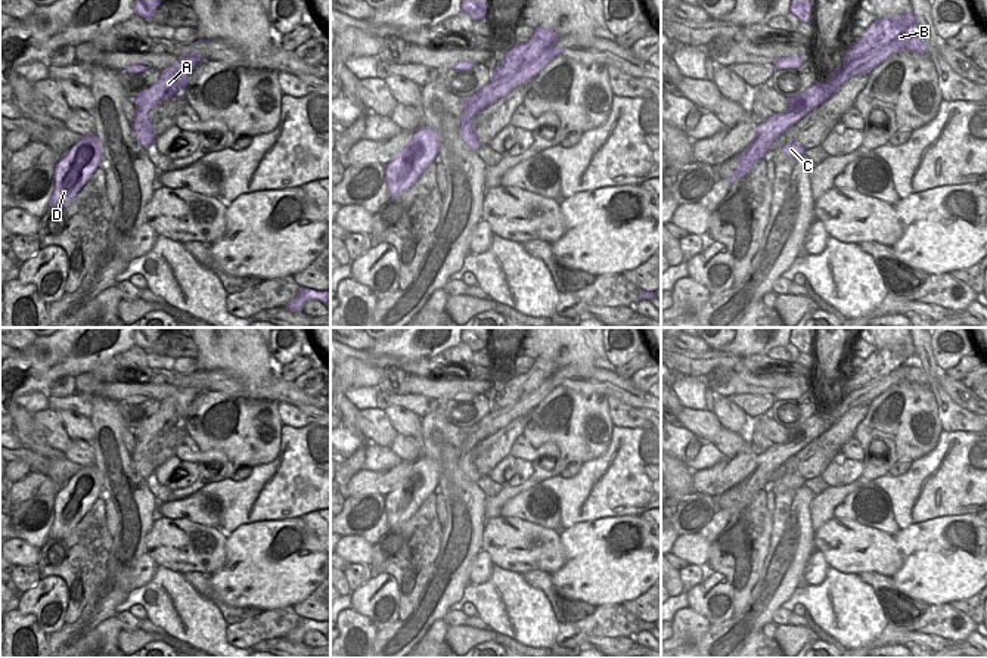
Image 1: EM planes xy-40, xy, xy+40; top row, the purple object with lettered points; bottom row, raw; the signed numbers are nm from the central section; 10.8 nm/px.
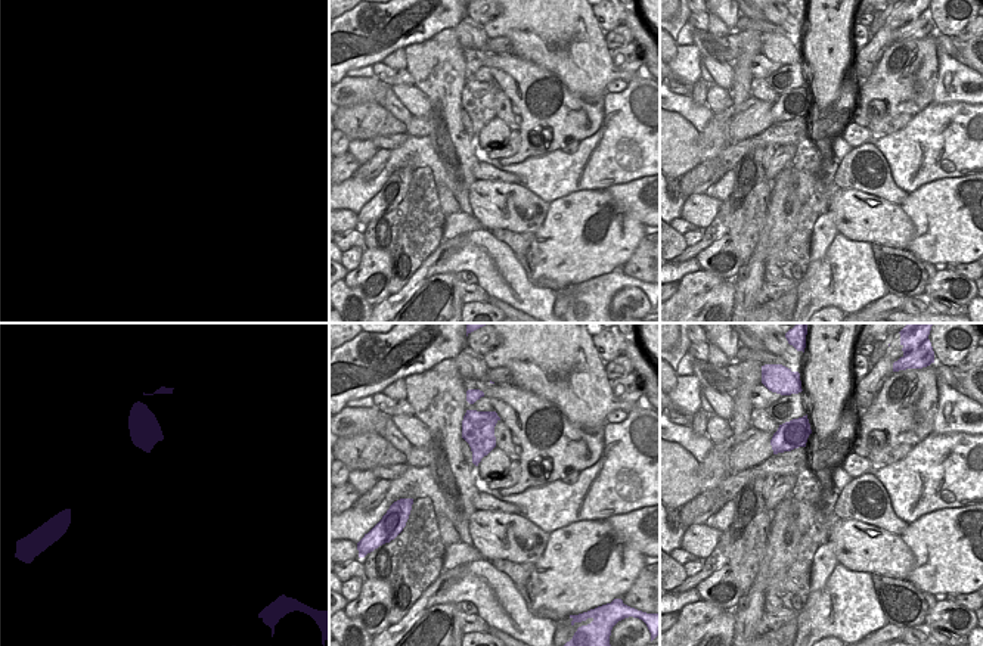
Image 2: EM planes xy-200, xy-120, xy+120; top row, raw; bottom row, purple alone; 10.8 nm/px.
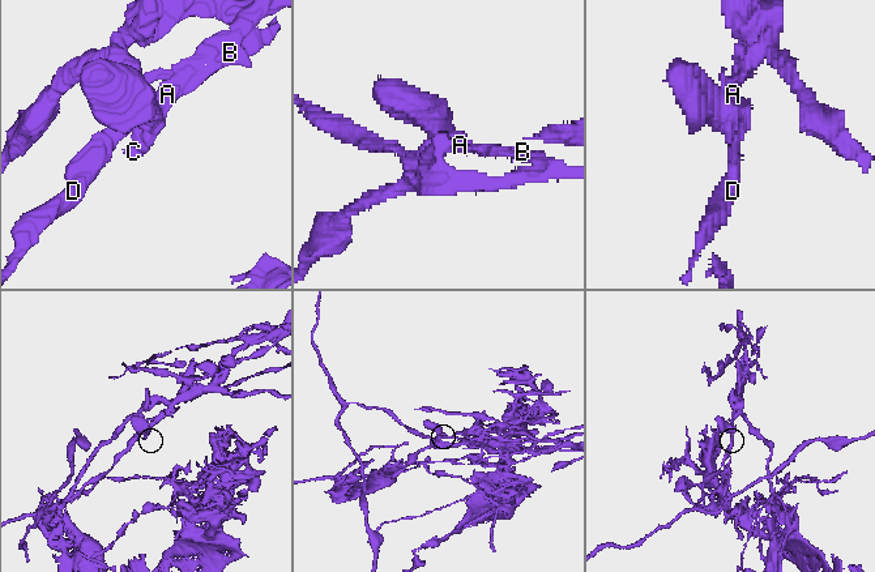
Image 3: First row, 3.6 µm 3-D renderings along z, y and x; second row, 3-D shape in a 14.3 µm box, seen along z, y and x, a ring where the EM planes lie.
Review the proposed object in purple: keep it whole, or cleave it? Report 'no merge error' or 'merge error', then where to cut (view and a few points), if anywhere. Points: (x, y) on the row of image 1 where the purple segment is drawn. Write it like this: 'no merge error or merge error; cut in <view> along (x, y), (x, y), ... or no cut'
merge error; cut in xy+40 along (804, 90), (807, 104), (813, 108)

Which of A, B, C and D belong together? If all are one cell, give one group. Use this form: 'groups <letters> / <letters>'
groups A B C / D

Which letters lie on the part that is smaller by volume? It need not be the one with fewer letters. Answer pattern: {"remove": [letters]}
{"remove": ["D"]}

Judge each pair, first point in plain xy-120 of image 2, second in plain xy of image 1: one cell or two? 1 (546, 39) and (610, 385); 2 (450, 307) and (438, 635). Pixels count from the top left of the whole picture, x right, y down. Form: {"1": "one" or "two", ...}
{"1": "one", "2": "one"}

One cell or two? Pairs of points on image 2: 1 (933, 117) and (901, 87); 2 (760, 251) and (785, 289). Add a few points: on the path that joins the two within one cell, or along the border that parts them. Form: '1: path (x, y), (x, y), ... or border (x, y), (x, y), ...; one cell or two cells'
1: border (932, 102), (912, 117); two cells
2: border (763, 280), (760, 288); two cells

